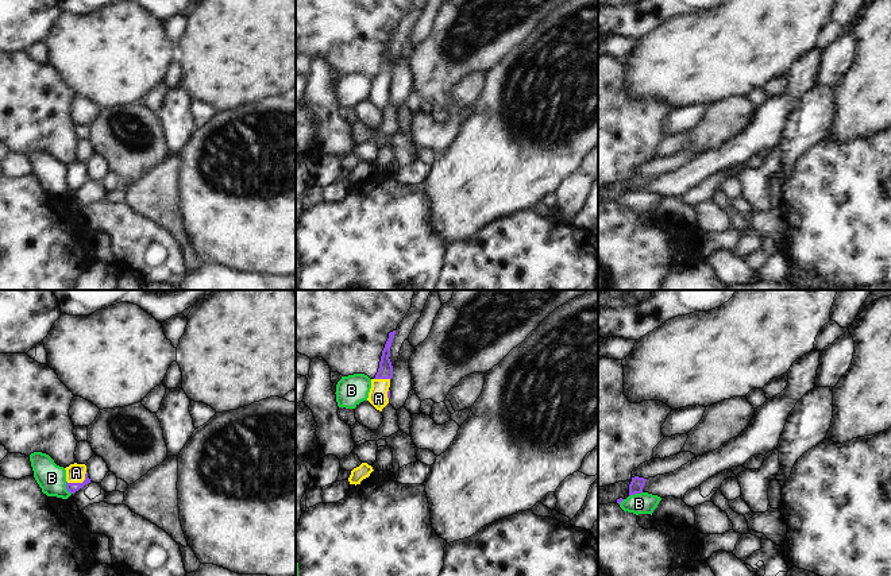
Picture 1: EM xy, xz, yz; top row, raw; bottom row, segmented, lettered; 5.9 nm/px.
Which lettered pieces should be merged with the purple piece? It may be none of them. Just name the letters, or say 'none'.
A

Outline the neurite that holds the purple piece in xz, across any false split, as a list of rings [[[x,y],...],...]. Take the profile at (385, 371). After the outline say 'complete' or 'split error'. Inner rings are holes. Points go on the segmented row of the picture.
[[[396,330],[389,333],[389,339],[382,351],[379,368],[374,379],[371,379],[371,388],[367,401],[379,411],[389,403],[390,398],[390,379],[393,378],[393,366],[389,359],[390,347],[394,339]]]; split error

